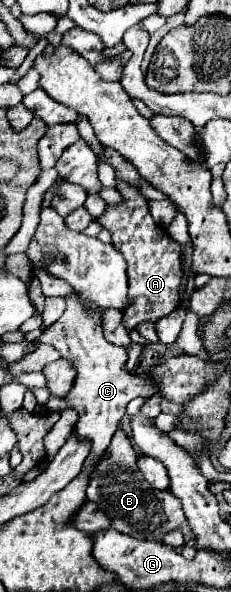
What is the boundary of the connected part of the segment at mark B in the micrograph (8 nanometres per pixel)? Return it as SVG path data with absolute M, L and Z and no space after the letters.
M122 430L114 434L104 458L98 464L98 474L86 488L86 496L88 500L96 502L106 516L110 516L110 526L114 530L138 540L162 540L166 532L180 528L184 522L180 500L170 490L156 490L146 484L136 466L136 452L130 444L130 438Z

